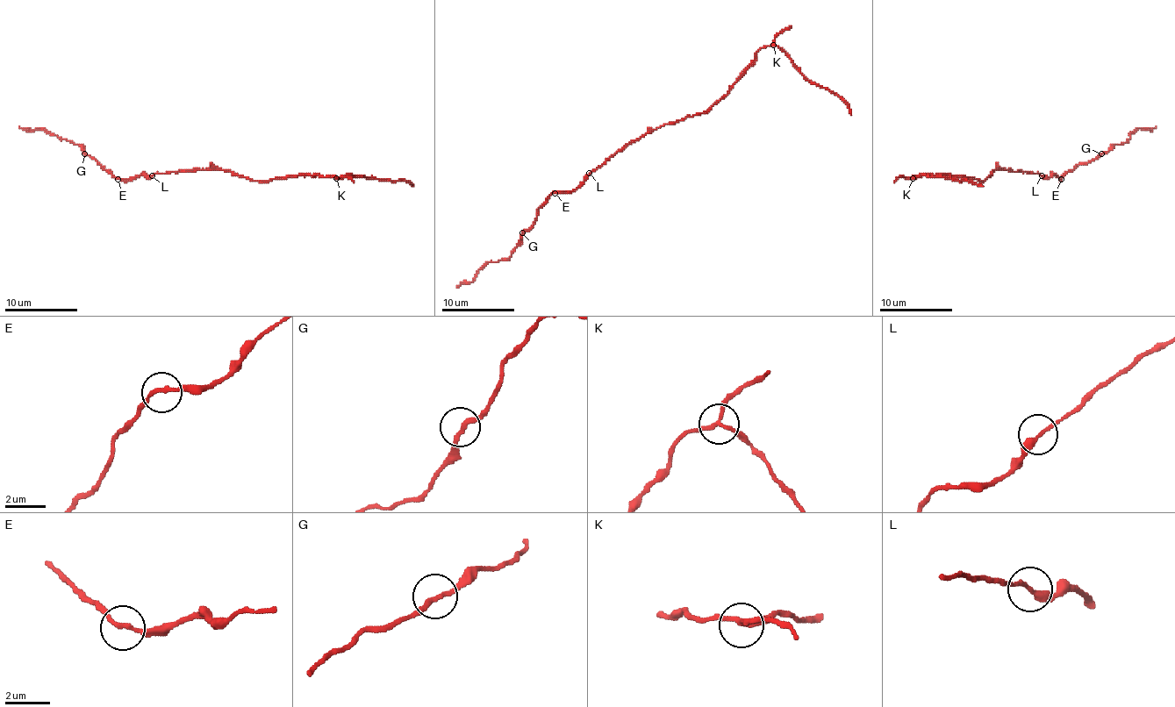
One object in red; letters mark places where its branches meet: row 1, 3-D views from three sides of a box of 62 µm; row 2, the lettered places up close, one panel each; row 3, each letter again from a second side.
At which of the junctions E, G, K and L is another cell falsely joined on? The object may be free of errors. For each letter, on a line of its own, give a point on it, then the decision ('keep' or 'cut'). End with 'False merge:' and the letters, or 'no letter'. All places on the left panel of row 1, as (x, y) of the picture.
E: place (118, 179); keep
G: place (84, 153); keep
K: place (336, 178); cut
L: place (152, 175); keep
False merge: K

